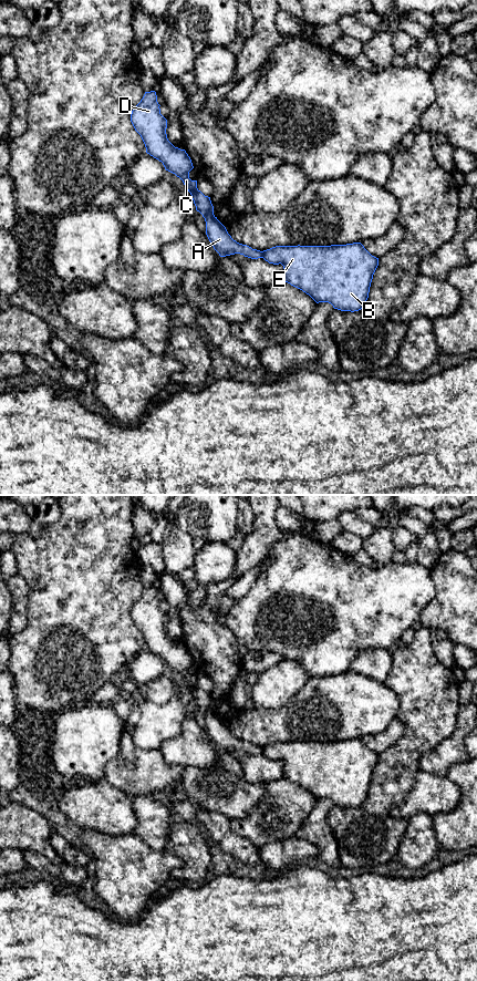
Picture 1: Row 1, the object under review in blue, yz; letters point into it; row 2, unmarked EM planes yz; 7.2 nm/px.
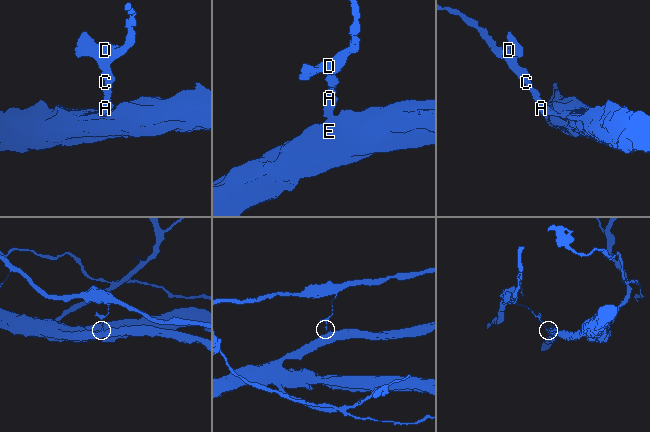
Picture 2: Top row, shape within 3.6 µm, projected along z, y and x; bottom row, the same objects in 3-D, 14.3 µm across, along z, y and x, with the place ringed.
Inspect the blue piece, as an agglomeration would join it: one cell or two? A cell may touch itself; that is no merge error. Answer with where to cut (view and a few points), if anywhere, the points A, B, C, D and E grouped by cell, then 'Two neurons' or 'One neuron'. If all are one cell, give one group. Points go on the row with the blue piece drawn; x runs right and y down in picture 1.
Split along yz (261, 251), (262, 257). Groups: A C D / B E. Two neurons

